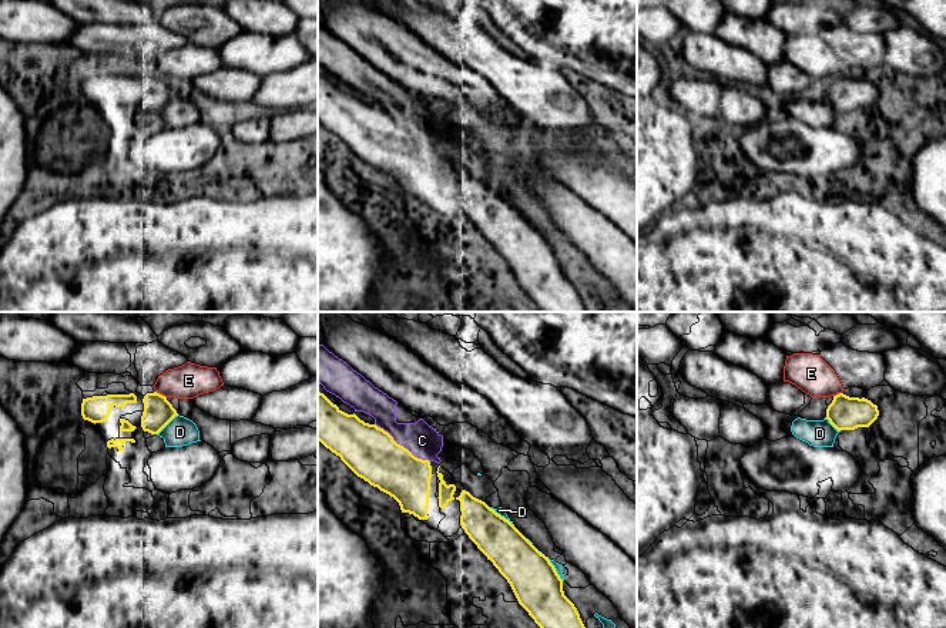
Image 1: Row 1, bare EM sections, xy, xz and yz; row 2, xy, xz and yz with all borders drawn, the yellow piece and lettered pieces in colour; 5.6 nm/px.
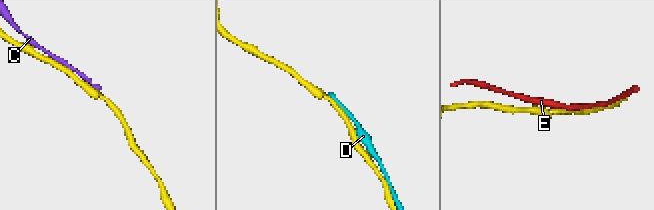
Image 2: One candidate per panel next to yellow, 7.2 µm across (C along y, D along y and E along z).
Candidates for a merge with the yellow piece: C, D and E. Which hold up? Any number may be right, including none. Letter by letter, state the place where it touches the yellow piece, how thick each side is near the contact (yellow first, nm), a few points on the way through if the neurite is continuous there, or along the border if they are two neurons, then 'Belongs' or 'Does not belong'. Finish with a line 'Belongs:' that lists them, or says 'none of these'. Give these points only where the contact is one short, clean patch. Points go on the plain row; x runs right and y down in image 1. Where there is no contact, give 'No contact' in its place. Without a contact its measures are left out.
C: Touches yellow at xz (402, 127). Thickness 300 nm (yellow) against 190 nm. Does not belong
D: Touches yellow at xz (554, 251). Thickness 280 nm (yellow) against 50 nm. Does not belong
E: Touches yellow at xy (161, 76). Thickness 170 nm (yellow) against 190 nm. Does not belong
Belongs: none of these

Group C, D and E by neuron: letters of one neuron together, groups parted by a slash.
C D / E

